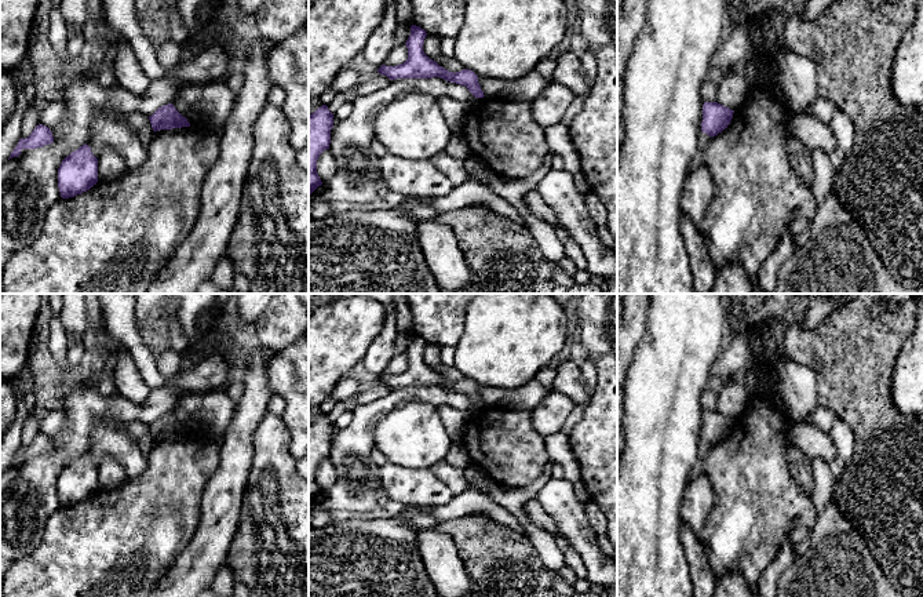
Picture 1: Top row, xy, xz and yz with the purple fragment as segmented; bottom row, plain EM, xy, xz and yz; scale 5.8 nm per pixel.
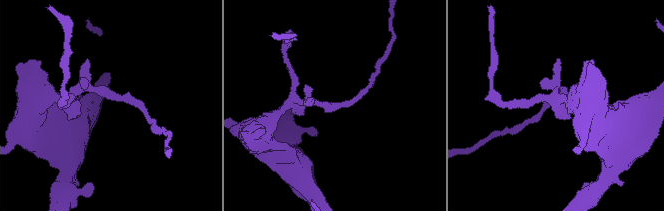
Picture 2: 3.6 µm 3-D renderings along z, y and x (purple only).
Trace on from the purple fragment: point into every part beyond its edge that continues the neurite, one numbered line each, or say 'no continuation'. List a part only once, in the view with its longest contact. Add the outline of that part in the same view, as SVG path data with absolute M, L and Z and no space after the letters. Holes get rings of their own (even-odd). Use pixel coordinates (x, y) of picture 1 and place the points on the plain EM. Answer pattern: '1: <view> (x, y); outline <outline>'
no continuation

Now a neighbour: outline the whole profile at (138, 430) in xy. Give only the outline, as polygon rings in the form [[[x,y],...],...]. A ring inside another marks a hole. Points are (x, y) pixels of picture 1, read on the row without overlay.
[[[131,421],[124,425],[124,430],[127,434],[129,434],[136,441],[141,451],[149,456],[154,445],[154,440],[152,437],[149,425],[145,425],[141,421]]]

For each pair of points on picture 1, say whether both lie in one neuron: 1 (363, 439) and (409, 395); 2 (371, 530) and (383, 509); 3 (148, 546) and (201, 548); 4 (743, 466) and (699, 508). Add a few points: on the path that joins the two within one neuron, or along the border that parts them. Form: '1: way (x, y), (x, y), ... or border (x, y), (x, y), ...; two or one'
1: way (365, 423), (383, 406), (394, 400); one
2: border (404, 509), (382, 519); two
3: border (199, 519), (193, 538), (164, 574); two
4: border (703, 472), (715, 494), (715, 503), (706, 523); two

